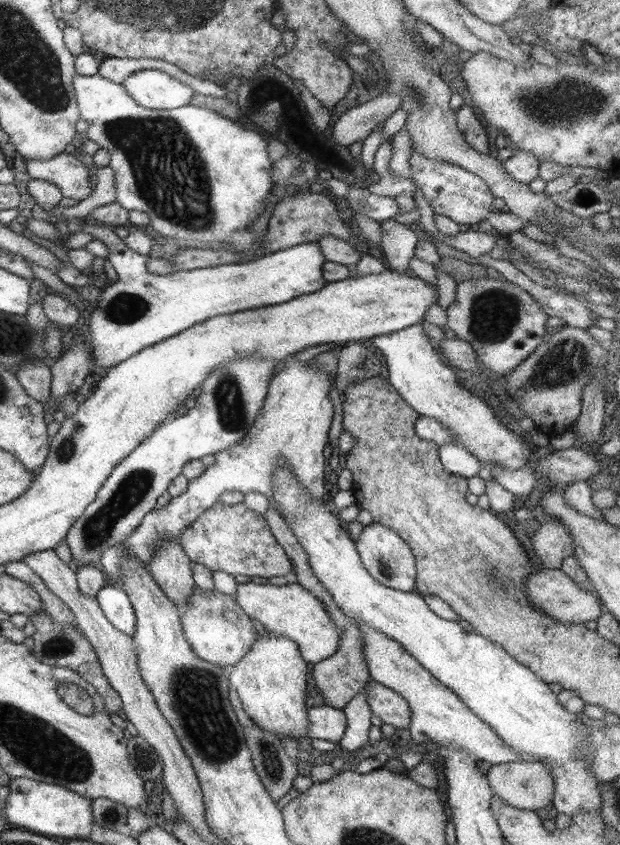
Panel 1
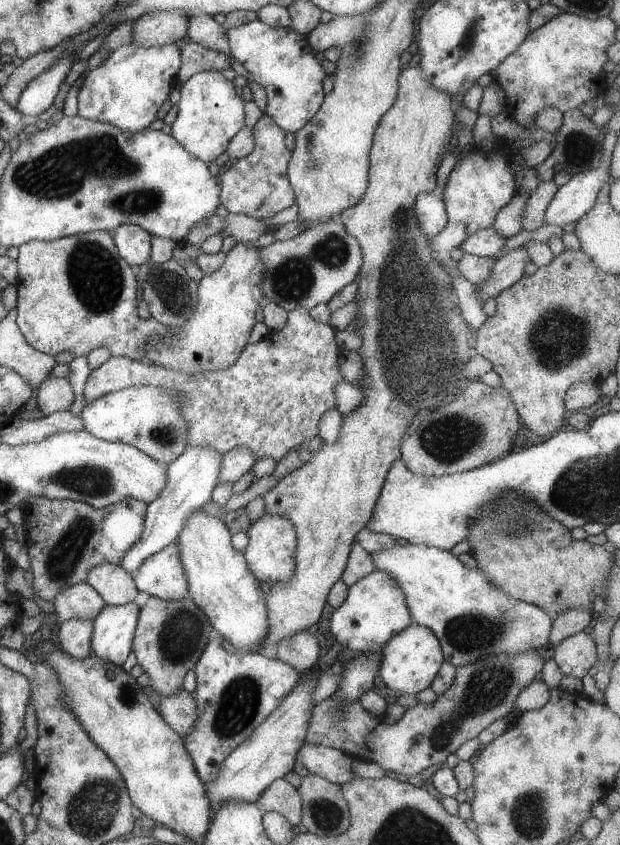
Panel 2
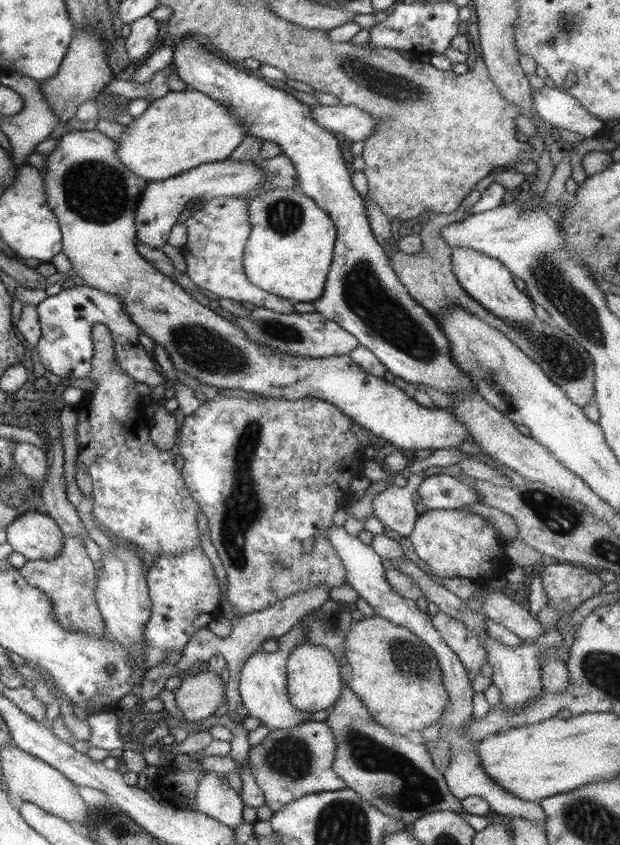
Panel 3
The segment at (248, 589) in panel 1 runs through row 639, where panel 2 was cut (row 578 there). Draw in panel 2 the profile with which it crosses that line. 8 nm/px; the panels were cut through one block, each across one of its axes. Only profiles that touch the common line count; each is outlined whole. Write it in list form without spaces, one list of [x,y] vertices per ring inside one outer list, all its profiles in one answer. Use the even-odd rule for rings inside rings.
[[[410,66],[401,71],[399,80],[399,90],[397,93],[396,102],[392,108],[388,110],[382,116],[376,133],[373,137],[373,144],[371,152],[369,153],[369,182],[367,190],[364,195],[360,198],[357,204],[352,207],[346,208],[341,212],[342,225],[346,228],[346,231],[358,240],[361,252],[363,255],[361,270],[358,275],[359,288],[357,291],[357,300],[360,303],[359,312],[357,318],[359,320],[358,330],[362,336],[362,346],[358,350],[360,357],[362,357],[365,370],[368,372],[368,380],[364,386],[361,386],[366,397],[366,402],[362,403],[356,410],[350,412],[346,418],[342,417],[342,427],[340,430],[340,438],[334,444],[327,444],[323,442],[323,446],[319,447],[317,452],[311,454],[310,461],[304,464],[304,467],[294,470],[291,474],[288,474],[285,478],[280,479],[278,484],[271,490],[268,490],[263,495],[266,500],[266,512],[281,515],[288,518],[295,525],[295,532],[297,535],[295,549],[295,569],[293,574],[288,581],[279,581],[271,586],[270,592],[267,594],[267,620],[268,628],[265,638],[263,639],[263,646],[266,647],[268,644],[276,644],[280,640],[291,638],[298,632],[303,632],[309,629],[311,626],[317,624],[322,616],[322,612],[327,603],[327,597],[329,596],[332,586],[342,577],[345,572],[350,552],[352,551],[353,545],[355,544],[355,537],[358,535],[360,530],[363,530],[368,522],[372,519],[380,492],[384,487],[387,473],[389,472],[392,462],[395,462],[401,456],[400,444],[406,434],[413,430],[416,422],[412,421],[412,416],[421,410],[432,411],[442,405],[446,405],[452,401],[456,394],[460,393],[466,385],[466,380],[461,374],[463,364],[471,358],[471,354],[474,354],[472,350],[472,340],[474,340],[474,333],[469,330],[467,323],[462,319],[461,311],[459,310],[459,301],[457,296],[452,290],[451,279],[443,277],[443,272],[440,270],[440,264],[437,264],[439,259],[438,256],[429,248],[428,238],[422,235],[419,230],[419,225],[415,220],[413,214],[413,205],[415,198],[421,193],[430,193],[436,191],[436,172],[443,160],[443,155],[448,150],[450,145],[450,139],[453,136],[454,130],[453,125],[455,124],[455,114],[452,110],[452,95],[445,91],[437,90],[429,84],[427,79],[424,79],[423,71],[420,66]]]

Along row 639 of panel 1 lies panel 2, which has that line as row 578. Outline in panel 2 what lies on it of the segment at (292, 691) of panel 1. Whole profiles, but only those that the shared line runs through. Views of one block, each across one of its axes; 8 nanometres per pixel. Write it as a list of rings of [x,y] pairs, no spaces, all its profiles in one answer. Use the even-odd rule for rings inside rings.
[[[265,512],[248,528],[249,544],[243,550],[250,571],[260,582],[271,586],[279,581],[288,581],[295,569],[296,532],[295,525],[284,516]]]

